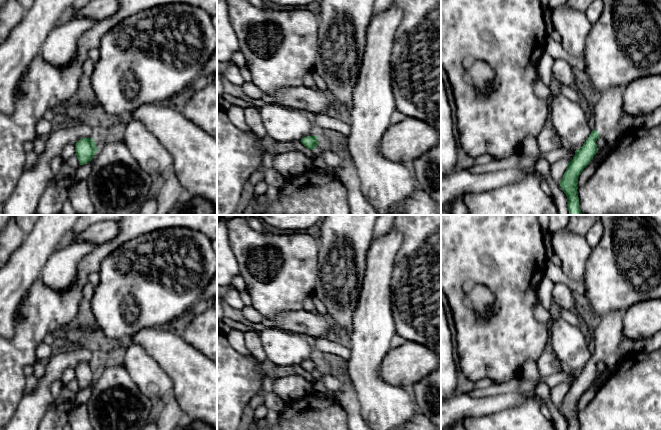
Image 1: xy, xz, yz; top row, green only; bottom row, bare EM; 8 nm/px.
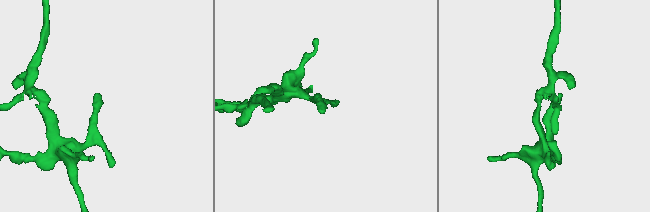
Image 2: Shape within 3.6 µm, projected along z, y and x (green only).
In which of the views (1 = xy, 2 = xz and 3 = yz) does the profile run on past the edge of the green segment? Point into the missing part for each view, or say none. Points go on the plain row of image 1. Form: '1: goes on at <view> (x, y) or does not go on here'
1: does not go on here
2: does not go on here
3: does not go on here

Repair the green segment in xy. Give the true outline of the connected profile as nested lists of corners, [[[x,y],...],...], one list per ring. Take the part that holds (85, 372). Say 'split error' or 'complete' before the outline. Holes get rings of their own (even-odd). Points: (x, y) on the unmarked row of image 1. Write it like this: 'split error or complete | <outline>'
complete | [[[81,362],[75,369],[76,377],[79,388],[84,389],[91,385],[97,376],[97,370],[93,362]]]

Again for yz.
complete | [[[592,354],[583,370],[575,375],[573,383],[568,387],[567,393],[560,405],[560,411],[567,420],[567,430],[580,430],[578,421],[578,401],[583,393],[590,387],[598,376],[596,365],[599,357]]]

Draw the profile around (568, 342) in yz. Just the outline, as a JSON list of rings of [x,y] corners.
[[[561,317],[550,319],[549,344],[563,368],[573,375],[580,373],[592,356],[580,328]]]

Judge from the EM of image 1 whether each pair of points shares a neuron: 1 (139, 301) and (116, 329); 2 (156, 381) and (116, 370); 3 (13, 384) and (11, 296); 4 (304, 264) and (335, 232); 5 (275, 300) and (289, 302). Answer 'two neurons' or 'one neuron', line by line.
1: one neuron
2: two neurons
3: two neurons
4: two neurons
5: one neuron

